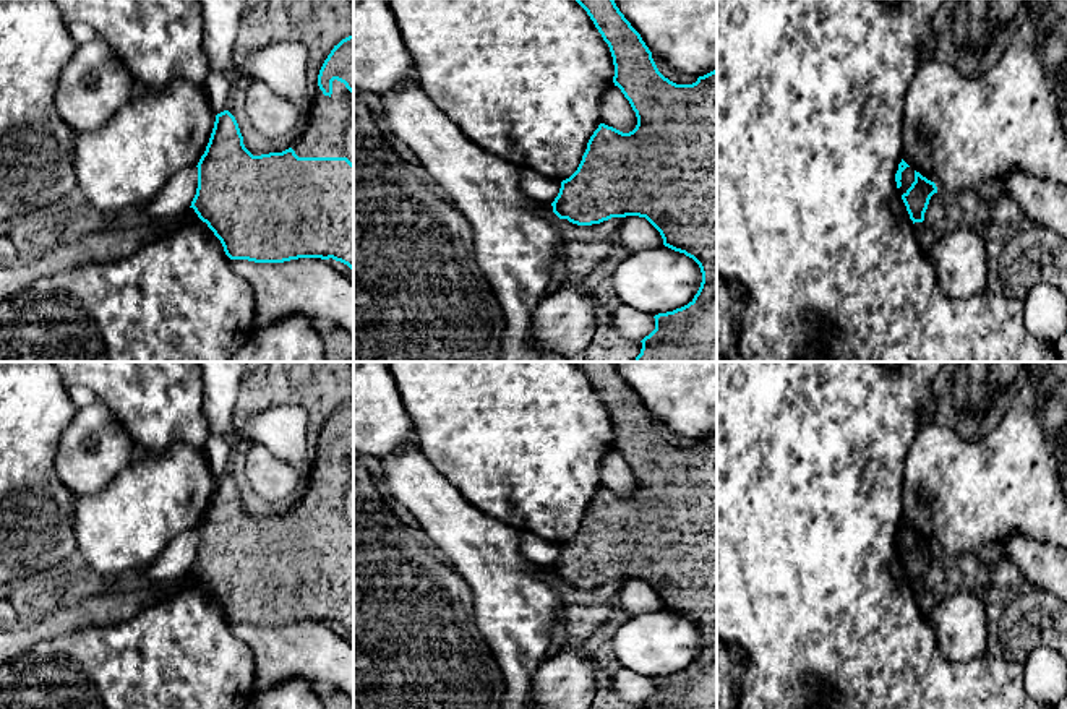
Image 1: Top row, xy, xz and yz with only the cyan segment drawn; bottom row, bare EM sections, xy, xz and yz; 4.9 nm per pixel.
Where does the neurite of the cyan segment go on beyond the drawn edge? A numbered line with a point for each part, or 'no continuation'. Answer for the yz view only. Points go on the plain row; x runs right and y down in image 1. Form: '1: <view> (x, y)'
no continuation

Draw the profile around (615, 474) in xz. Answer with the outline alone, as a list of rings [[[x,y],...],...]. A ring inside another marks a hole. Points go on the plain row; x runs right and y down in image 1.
[[[611,449],[602,461],[600,483],[623,496],[629,496],[636,492],[636,475],[618,449]]]

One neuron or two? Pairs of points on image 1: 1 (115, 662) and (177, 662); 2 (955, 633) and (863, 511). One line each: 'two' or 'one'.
1: one
2: two

